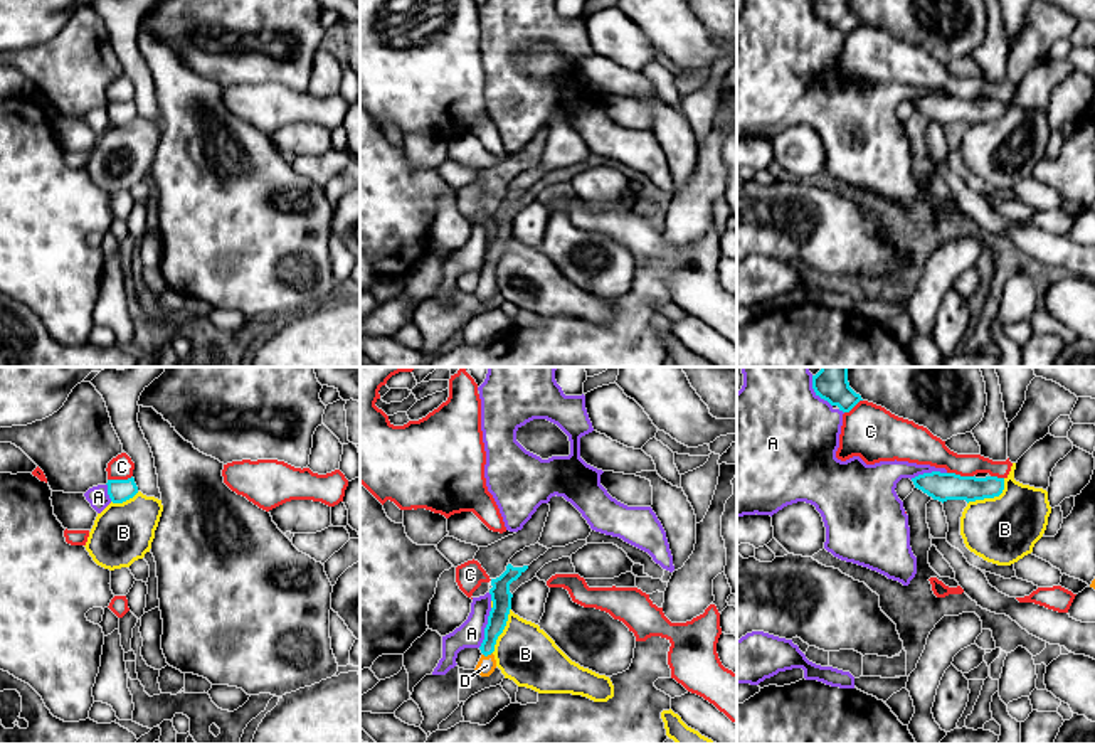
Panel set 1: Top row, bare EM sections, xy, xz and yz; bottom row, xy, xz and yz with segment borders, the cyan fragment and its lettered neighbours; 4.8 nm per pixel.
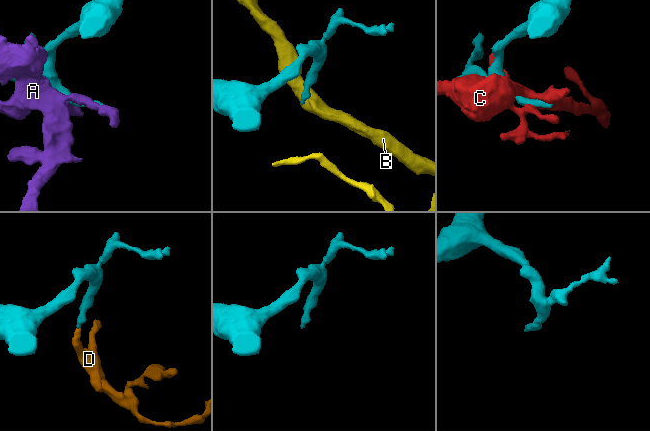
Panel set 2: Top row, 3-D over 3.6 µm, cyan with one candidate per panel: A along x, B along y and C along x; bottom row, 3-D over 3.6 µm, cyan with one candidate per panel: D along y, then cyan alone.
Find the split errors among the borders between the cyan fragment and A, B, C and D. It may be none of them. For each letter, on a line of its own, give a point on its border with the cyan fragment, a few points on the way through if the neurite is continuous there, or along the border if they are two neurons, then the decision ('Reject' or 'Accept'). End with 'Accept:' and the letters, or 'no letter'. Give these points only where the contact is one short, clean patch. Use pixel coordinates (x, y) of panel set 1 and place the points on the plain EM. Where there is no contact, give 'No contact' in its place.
A: Touches cyan at xz (485, 251). Reject
B: Touches cyan at yz (991, 120). Boundary: yz (1005, 101), (1005, 111), (998, 118), (976, 122), (968, 127). Reject
C: Touches cyan at yz (959, 98). Reject
D: Touches cyan at xz (486, 278). Path across: xz (498, 238), (486, 278), (486, 288). Accept
Accept: D

